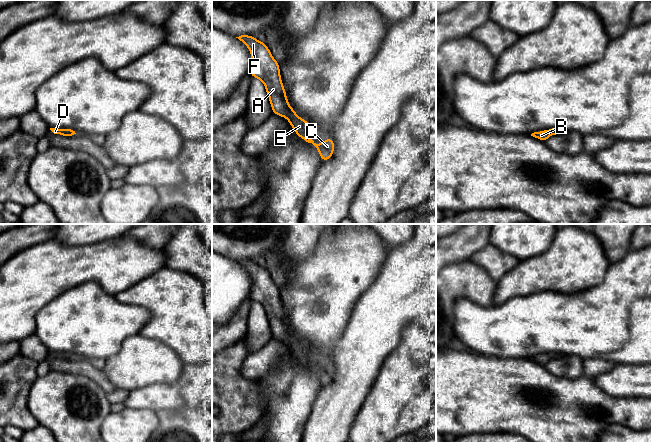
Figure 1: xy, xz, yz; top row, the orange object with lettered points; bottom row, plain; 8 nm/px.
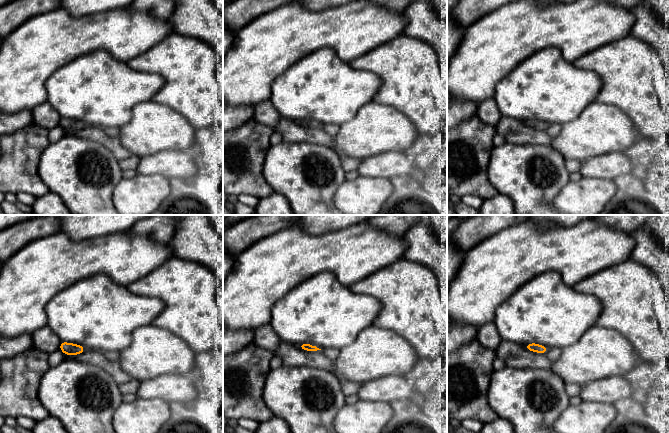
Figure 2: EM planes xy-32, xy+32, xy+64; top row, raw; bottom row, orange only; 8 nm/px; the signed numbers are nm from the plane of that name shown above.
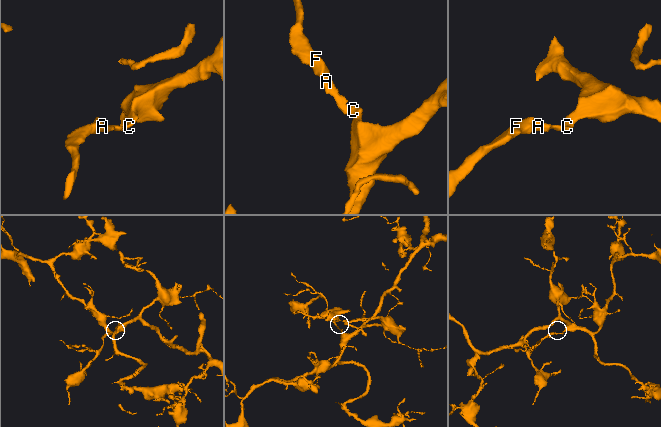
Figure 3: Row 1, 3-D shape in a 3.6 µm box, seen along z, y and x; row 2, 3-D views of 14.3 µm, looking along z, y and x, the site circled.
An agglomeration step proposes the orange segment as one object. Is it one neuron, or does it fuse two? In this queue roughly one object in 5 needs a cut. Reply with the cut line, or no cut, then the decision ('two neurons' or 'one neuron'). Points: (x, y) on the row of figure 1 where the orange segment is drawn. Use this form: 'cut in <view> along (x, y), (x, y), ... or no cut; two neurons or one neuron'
no cut; one neuron

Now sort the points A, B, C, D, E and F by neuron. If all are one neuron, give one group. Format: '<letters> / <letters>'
A B C D E F

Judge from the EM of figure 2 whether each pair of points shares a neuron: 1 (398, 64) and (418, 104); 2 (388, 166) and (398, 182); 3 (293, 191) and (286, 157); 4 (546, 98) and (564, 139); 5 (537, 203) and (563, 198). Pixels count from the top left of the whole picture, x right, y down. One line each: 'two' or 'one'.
1: one
2: two
3: one
4: two
5: two

